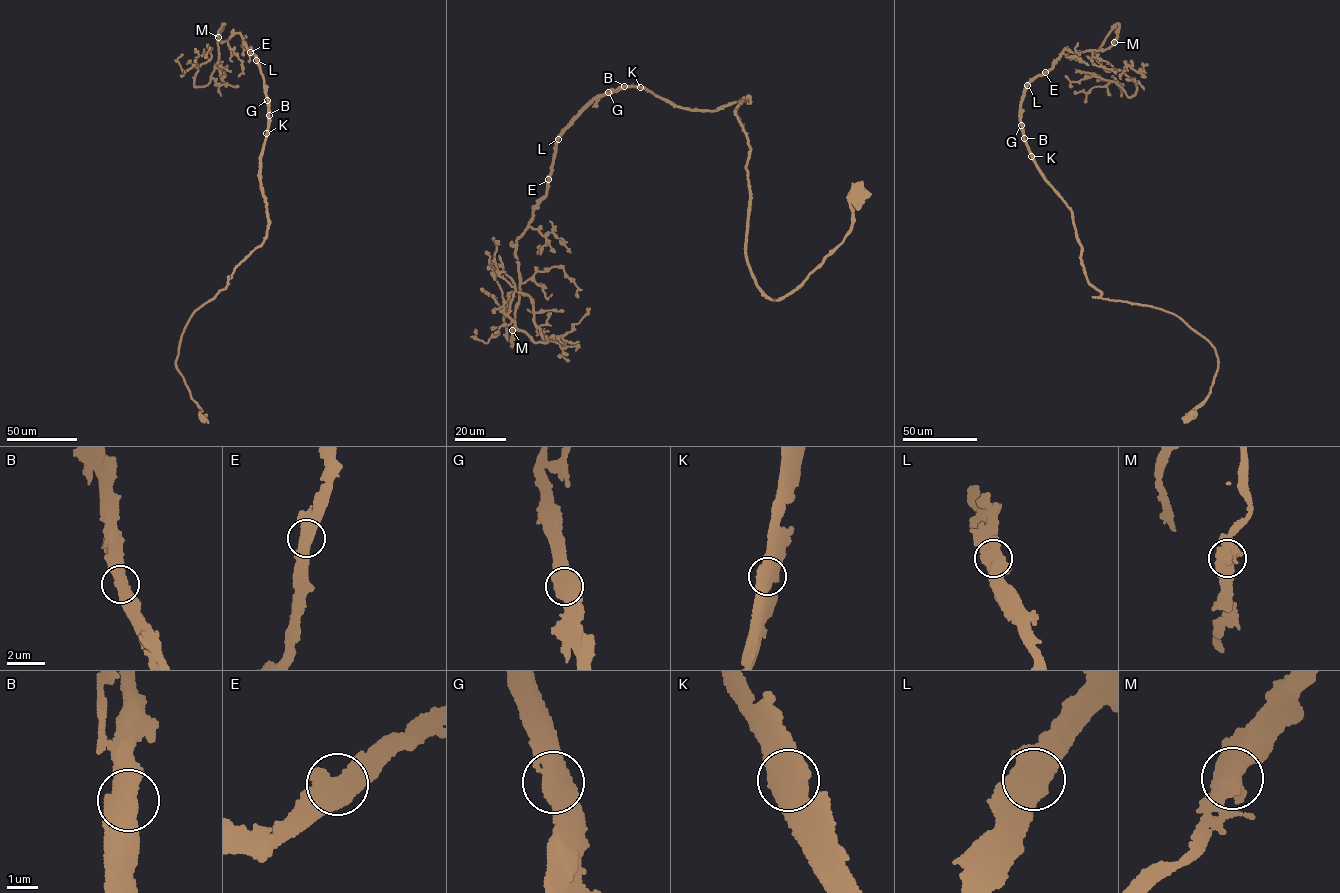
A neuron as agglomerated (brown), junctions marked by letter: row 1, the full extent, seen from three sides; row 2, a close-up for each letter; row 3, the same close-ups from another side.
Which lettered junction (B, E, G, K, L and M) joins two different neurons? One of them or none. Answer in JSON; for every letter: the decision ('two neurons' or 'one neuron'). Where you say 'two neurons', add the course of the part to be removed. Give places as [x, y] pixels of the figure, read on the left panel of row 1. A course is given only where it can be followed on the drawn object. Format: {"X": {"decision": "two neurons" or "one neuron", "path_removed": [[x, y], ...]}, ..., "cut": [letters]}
{"B": {"decision": "one neuron"}, "E": {"decision": "one neuron"}, "G": {"decision": "one neuron"}, "K": {"decision": "one neuron"}, "L": {"decision": "one neuron"}, "M": {"decision": "one neuron"}, "cut": []}

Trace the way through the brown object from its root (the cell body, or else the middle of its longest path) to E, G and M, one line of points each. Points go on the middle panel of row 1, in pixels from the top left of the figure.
E: (859, 195), (841, 243), (773, 301), (745, 252), (749, 97), (594, 98), (548, 179)
G: (859, 195), (841, 243), (773, 301), (745, 252), (736, 107), (749, 97), (712, 111), (608, 92)
M: (859, 195), (773, 301), (745, 252), (749, 98), (625, 86), (558, 136), (513, 330)

